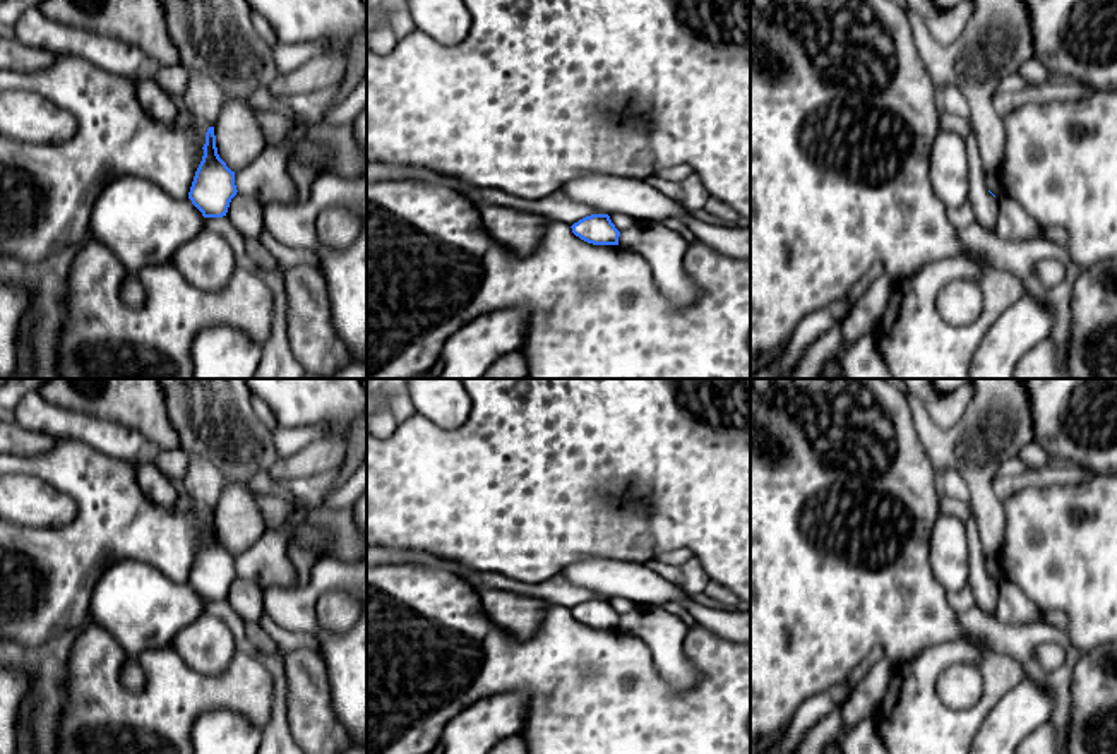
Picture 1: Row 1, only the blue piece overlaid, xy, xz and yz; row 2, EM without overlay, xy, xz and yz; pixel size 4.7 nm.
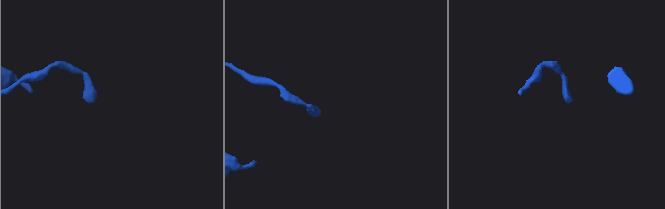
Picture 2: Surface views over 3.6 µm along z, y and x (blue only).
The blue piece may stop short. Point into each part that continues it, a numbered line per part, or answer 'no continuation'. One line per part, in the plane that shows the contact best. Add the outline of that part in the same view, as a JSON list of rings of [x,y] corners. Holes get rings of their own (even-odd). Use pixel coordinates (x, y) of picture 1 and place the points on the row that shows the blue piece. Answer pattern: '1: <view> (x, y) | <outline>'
no continuation

